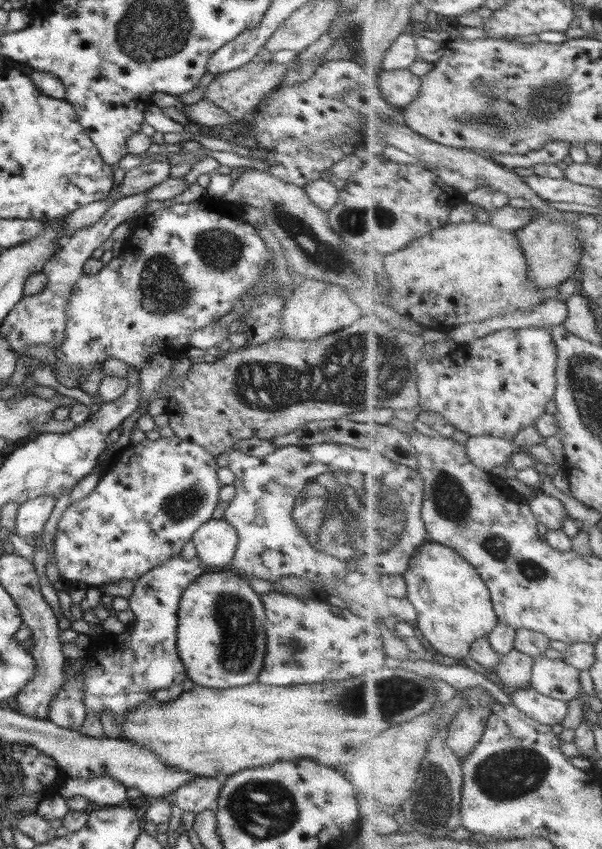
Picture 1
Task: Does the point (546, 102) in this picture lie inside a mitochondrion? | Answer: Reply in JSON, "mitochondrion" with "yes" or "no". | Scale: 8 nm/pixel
{"mitochondrion":"yes"}

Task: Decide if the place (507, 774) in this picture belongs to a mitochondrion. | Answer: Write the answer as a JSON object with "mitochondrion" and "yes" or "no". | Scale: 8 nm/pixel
{"mitochondrion":"yes"}

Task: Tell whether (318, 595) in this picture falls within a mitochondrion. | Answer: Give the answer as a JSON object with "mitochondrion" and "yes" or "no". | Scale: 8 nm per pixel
{"mitochondrion":"no"}

